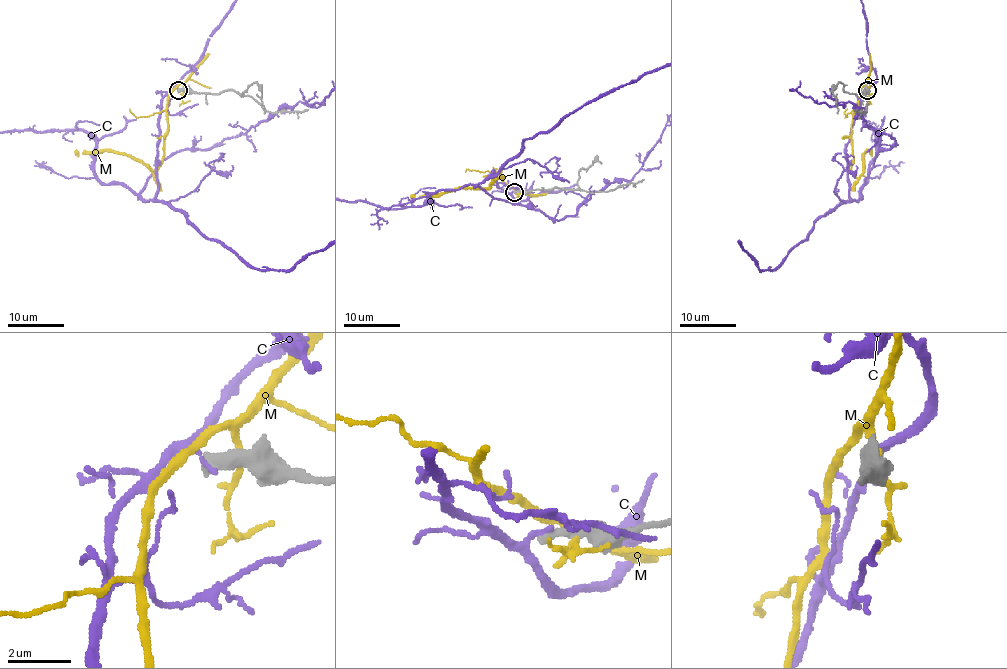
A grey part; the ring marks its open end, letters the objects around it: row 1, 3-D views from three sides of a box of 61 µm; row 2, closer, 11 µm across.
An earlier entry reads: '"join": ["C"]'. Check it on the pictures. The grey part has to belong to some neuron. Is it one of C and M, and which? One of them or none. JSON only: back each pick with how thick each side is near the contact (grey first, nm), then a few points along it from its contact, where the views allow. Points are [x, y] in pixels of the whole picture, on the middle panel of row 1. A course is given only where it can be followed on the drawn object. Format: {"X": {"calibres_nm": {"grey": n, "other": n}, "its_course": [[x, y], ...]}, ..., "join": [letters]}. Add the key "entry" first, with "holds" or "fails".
{"entry": "fails", "join": []}

